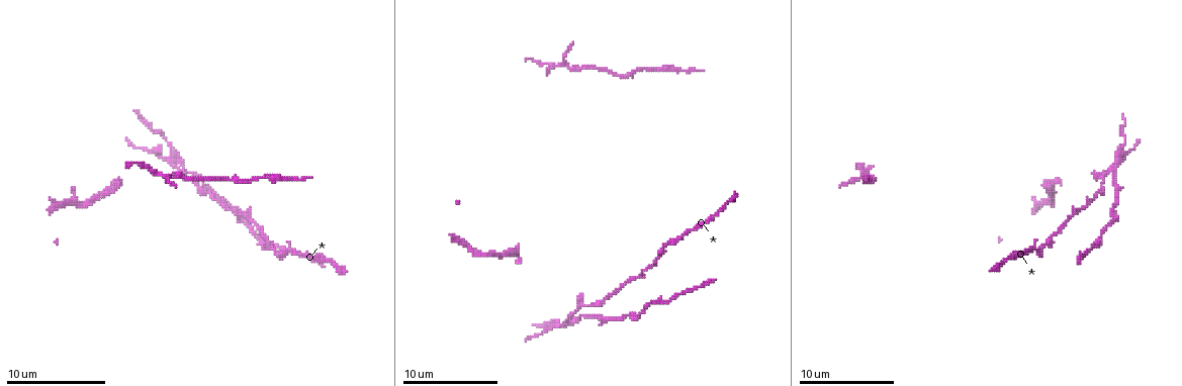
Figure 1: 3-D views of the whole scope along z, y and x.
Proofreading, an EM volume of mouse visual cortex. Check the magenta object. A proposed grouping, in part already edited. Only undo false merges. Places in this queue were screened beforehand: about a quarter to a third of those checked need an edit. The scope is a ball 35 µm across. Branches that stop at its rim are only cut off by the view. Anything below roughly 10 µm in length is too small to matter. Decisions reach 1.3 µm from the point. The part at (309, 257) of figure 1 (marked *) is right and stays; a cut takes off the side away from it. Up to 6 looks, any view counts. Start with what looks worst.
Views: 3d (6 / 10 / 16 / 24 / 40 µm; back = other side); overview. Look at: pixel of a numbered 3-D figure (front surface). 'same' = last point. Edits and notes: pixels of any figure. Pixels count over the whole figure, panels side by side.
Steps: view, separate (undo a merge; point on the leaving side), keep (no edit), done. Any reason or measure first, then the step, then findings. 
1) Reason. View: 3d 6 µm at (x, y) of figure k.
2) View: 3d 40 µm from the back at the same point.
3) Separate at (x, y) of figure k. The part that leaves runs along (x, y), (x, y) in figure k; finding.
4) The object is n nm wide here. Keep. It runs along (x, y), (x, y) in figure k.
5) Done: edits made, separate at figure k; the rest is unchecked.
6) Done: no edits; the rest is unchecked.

Four-way junction. View: 3d 10 µm at (572, 322) of figure 1.

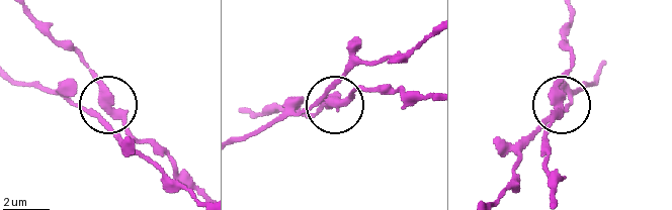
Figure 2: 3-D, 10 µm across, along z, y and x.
Keep. It runs along (497, 199), (508, 187), (526, 140), (559, 110), (543, 140) in figure 2; continuous, no second cell.

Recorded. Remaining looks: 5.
A narrow waist. View: 3d 16 µm at (1065, 222) of figure 1.

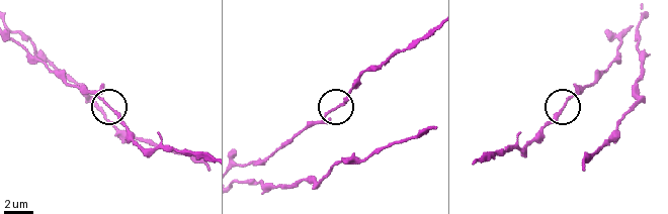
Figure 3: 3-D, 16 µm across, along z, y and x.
View: 3d 16 µm from the back at (332, 108) of figure 3.

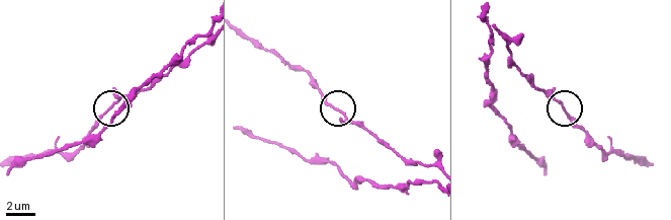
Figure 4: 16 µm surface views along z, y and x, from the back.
Keep. It runs along (254, 40), (304, 71), (319, 93), (361, 128) in figure 4; all the same cell.

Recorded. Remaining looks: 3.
A narrow waist. View: 3d 10 µm at (275, 251) of figure 1.

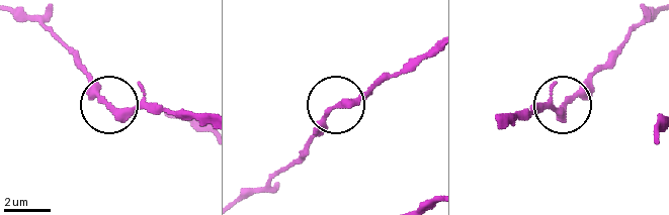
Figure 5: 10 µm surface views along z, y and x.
View: 3d 6 µm at (107, 102) of figure 5.

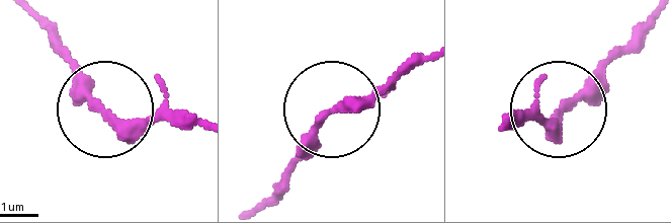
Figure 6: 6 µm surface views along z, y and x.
Keep. It runs along (193, 127), (109, 110), (51, 43) in figure 6; continuous, no second cell.

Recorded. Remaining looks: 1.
Done: no edits; the rest is unchecked.

